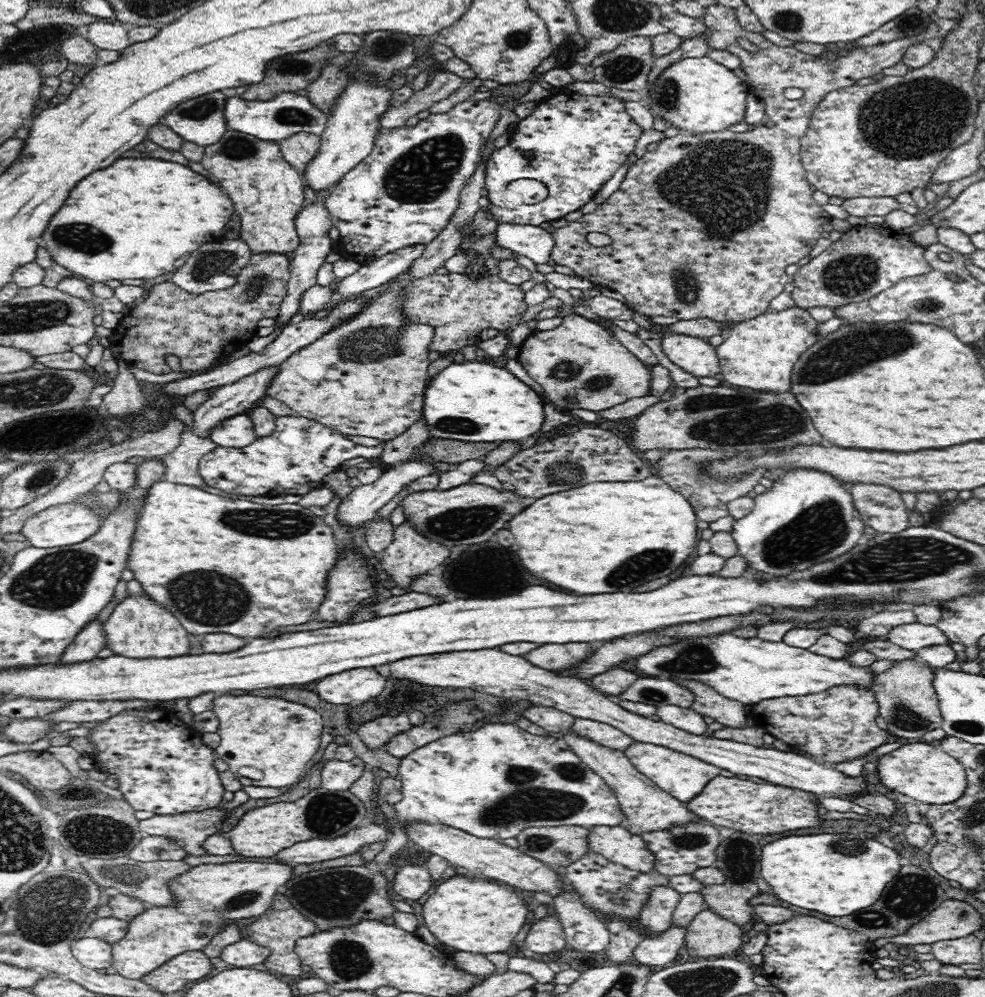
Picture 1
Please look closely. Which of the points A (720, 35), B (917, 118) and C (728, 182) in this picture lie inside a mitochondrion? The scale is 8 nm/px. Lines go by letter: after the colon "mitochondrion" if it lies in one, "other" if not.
A: other
B: mitochondrion
C: mitochondrion

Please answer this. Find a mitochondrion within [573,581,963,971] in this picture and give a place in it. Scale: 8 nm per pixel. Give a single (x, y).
(910, 893)

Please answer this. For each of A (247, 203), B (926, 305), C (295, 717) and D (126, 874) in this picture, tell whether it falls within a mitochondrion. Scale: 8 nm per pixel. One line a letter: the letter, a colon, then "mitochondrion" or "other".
A: other
B: mitochondrion
C: mitochondrion
D: mitochondrion

